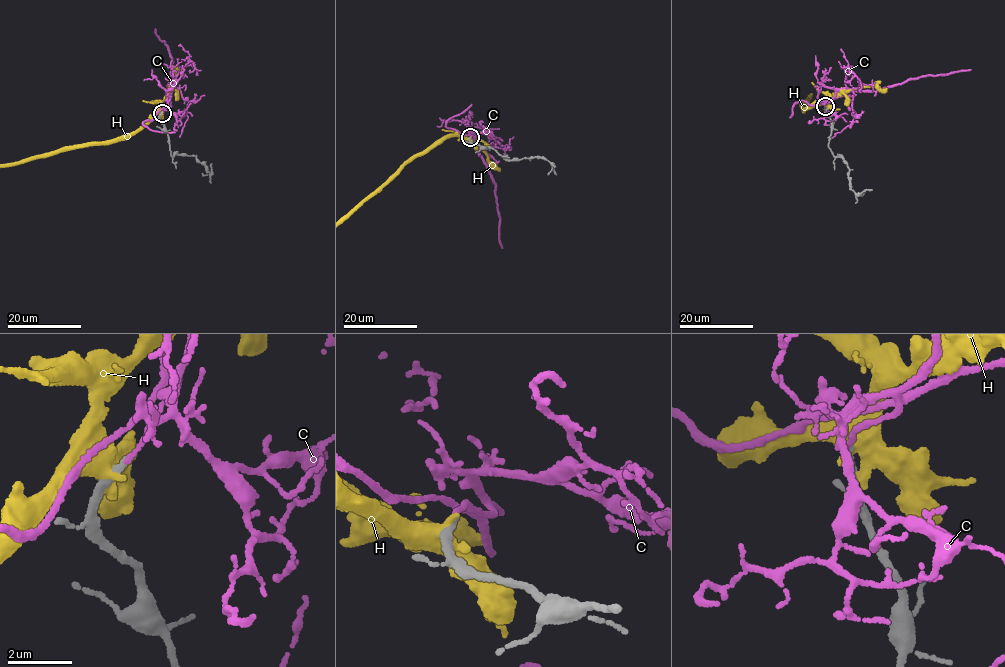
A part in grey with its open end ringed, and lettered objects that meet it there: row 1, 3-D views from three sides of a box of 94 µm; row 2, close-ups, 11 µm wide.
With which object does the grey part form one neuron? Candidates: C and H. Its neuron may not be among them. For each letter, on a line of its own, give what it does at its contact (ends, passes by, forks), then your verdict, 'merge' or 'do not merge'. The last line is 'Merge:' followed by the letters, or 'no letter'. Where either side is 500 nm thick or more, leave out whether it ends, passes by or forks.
C: it ends | do not merge
H: it passes by | do not merge
Merge: no letter

